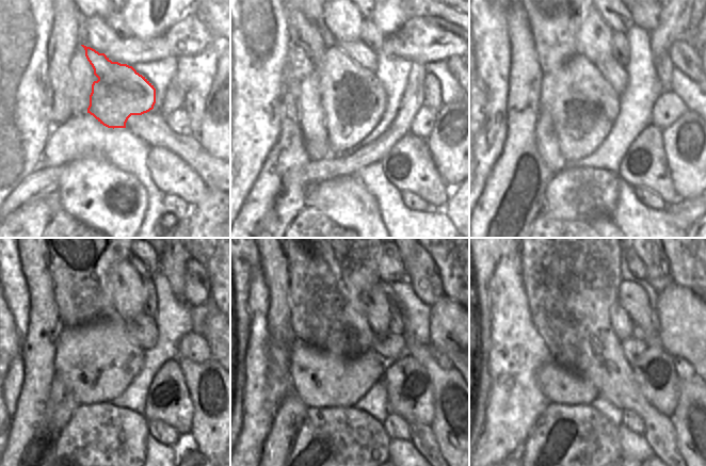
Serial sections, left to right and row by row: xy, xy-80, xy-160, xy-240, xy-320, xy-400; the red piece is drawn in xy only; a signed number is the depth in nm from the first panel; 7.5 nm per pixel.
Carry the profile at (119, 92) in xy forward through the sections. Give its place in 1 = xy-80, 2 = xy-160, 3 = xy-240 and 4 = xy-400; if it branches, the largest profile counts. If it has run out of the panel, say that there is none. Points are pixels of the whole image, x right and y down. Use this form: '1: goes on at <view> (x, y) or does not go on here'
1: goes on at xy-80 (354, 100)
2: goes on at xy-160 (583, 107)
3: goes on at xy-240 (98, 360)
4: goes on at xy-400 (560, 385)

